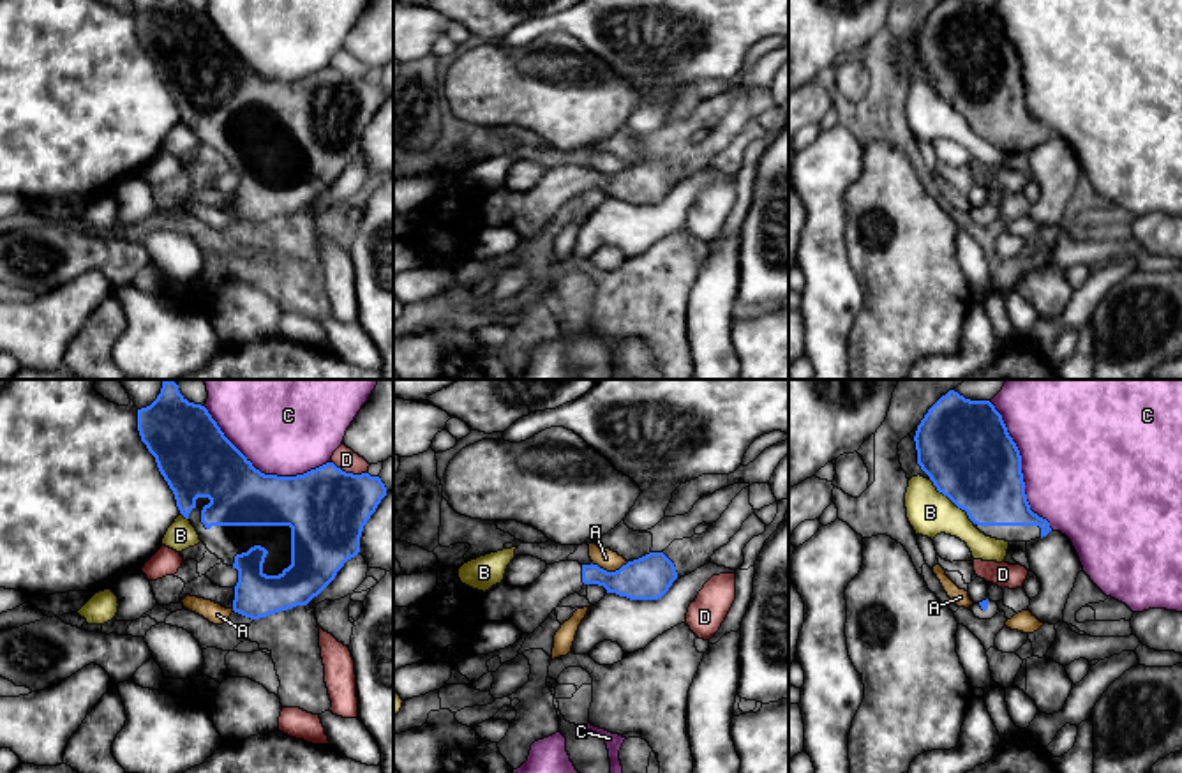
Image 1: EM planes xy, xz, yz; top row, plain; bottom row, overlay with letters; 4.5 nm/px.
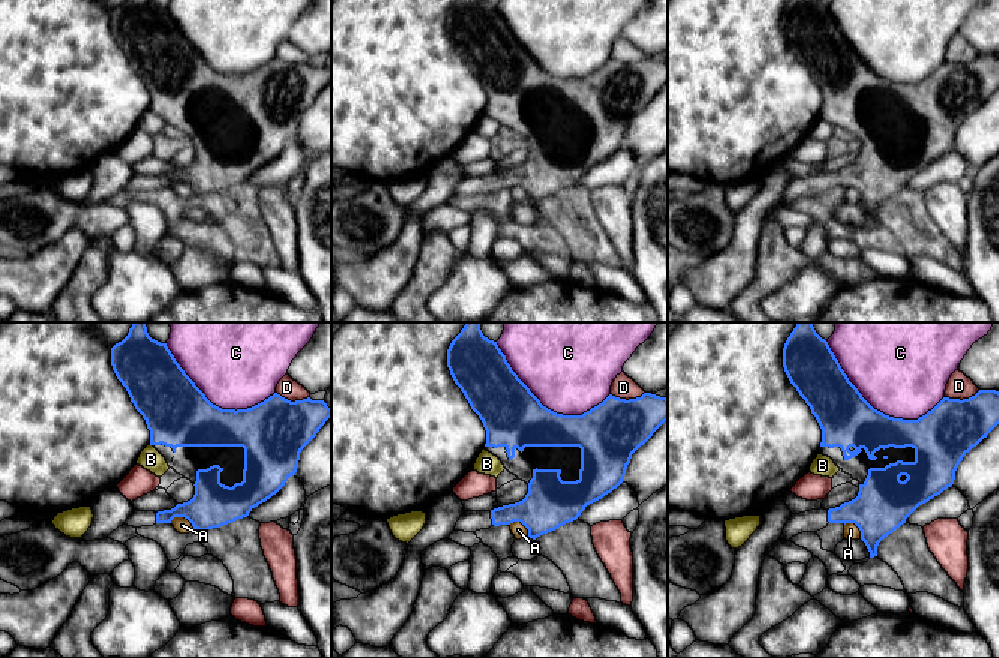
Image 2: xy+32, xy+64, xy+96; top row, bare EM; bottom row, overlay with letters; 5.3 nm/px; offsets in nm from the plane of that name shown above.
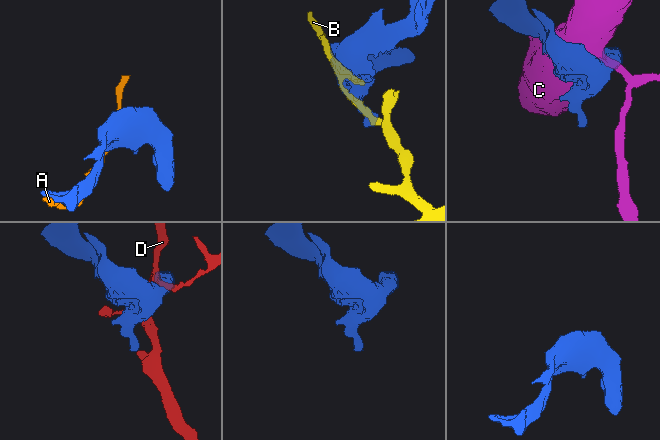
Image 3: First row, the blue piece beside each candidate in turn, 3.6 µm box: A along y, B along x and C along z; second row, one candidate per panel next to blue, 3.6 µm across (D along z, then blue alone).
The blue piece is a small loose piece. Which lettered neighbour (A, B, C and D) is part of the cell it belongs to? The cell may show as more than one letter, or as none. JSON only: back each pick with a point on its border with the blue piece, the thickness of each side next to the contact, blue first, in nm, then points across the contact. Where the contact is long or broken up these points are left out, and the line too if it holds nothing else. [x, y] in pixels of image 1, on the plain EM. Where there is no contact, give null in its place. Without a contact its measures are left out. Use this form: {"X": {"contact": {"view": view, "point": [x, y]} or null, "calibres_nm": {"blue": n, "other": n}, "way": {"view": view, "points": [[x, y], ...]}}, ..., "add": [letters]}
{"add": []}

